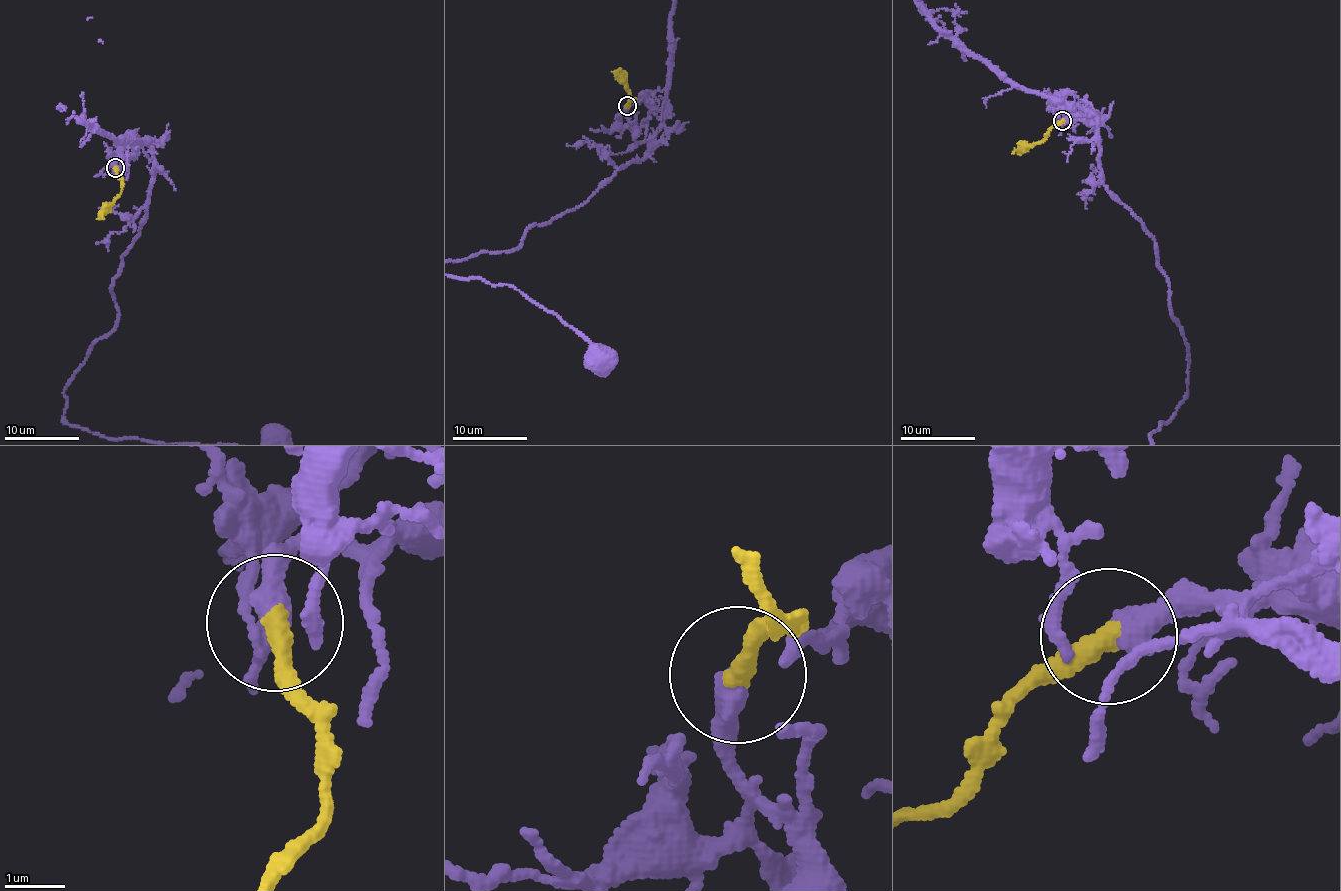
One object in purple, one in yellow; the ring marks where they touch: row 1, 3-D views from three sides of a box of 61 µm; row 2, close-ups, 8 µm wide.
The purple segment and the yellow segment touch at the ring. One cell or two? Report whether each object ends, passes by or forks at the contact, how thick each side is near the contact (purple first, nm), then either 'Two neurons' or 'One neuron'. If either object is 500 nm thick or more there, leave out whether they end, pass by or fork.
At the ring purple passes by. At the ring yellow ends. Thickness 320 nm (purple) against 360 nm. One neuron

